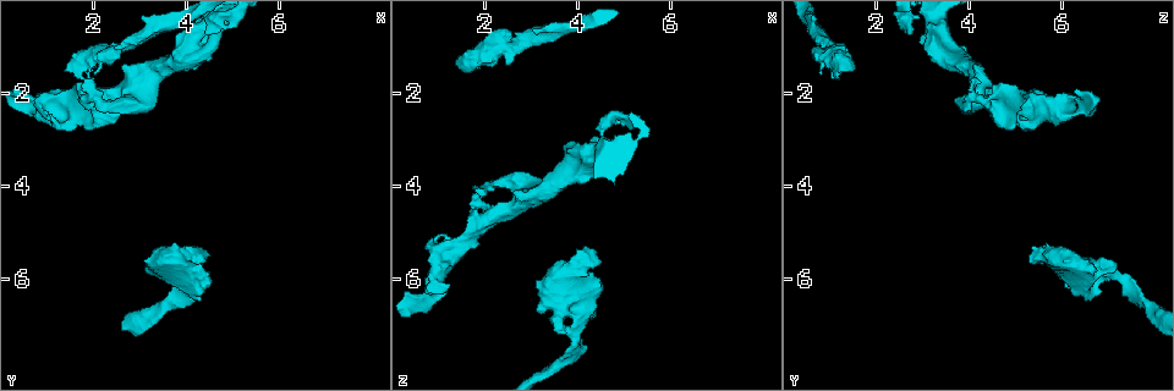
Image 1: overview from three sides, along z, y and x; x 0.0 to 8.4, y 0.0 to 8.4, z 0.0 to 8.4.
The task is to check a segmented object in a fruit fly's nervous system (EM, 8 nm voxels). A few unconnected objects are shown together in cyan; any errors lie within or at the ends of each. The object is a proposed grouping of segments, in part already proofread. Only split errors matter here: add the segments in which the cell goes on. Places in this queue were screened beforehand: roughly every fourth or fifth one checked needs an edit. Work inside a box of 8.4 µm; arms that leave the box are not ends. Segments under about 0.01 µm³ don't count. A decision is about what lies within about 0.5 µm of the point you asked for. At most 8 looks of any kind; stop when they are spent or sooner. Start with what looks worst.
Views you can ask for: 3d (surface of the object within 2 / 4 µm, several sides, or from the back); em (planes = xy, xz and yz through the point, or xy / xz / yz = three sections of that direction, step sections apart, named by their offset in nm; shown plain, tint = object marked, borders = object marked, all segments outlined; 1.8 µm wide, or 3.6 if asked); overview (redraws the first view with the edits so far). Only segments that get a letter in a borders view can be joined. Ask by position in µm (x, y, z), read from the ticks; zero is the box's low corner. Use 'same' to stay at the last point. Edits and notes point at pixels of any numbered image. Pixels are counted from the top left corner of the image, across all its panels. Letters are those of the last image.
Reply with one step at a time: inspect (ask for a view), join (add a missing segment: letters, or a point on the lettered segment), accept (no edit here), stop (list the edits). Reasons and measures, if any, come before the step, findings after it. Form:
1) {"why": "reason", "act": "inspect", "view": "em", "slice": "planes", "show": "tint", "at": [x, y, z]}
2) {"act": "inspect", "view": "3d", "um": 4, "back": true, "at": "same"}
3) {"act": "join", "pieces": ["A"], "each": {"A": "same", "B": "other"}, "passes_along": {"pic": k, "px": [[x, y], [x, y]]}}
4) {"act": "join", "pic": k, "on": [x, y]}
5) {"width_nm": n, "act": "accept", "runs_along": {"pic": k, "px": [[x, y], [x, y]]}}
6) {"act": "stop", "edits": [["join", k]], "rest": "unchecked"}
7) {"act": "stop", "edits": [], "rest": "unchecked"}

{"why": "free end", "act": "inspect", "view": "em", "slice": "planes", "show": "borders", "at": [3.60, 5.75, 7.20]}

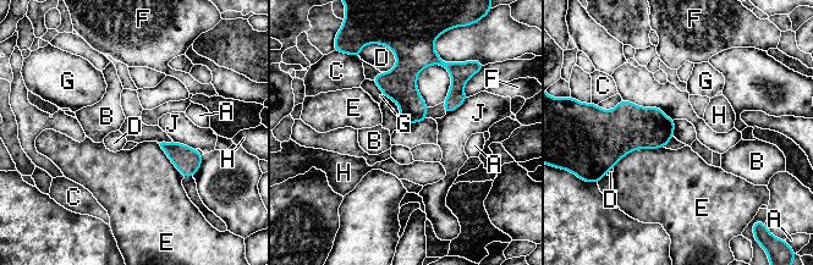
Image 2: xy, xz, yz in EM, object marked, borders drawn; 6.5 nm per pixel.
{"act": "accept", "each": {"A": "other", "B": "other", "C": "other", "D": "other", "E": "other", "F": "other", "G": "other", "H": "other", "J": "other"}, "border": {"pic": 2, "px": [[384, 95], [396, 103], [404, 125]]}, "found": "none of them fits"}

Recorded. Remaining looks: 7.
{"why": "abrupt turn", "act": "inspect", "view": "3d", "um": 2, "at": [4.80, 0.55, 2.60]}

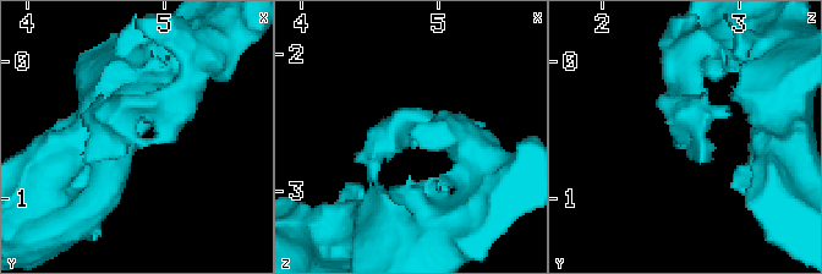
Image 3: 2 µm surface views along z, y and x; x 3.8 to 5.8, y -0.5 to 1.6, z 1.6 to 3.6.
{"act": "inspect", "view": "em", "slice": "planes", "show": "plain", "at": [4.82, 0.54, 2.60]}

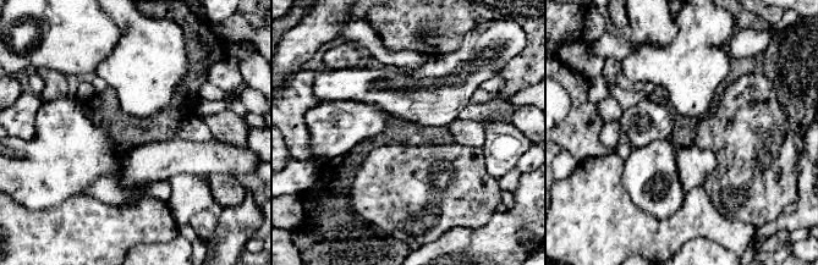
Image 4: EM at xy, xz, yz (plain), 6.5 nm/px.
{"why": "see the neighbours", "act": "inspect", "view": "em", "slice": "planes", "show": "borders", "at": "same"}

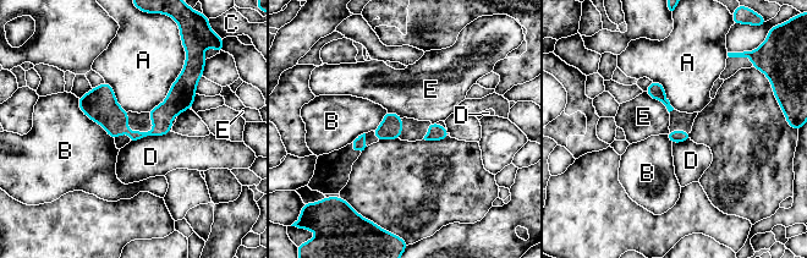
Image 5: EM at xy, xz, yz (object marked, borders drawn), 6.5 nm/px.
{"act": "accept", "each": {"A": "other", "B": "other", "C": "other", "D": "other", "E": "other"}, "border": {"pic": 5, "px": [[643, 92], [658, 99], [669, 111]]}, "found": "none of them fits"}

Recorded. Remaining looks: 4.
{"why": "thick turns thin", "act": "inspect", "view": "em", "slice": "planes", "show": "borders", "at": [4.15, 5.45, 5.60]}

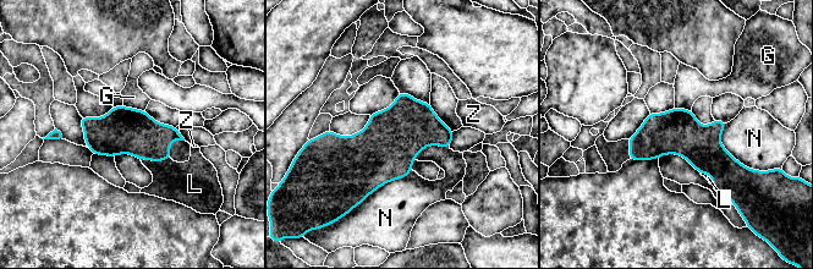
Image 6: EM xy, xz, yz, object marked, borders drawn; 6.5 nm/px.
{"width_nm": 300, "act": "join", "pieces": ["L"], "each": {"G": "other", "L": "same", "N": "other", "Z": "other"}, "passes_along": {"pic": 6, "px": [[135, 132], [155, 162], [187, 182]]}, "found": "the cell continues"}

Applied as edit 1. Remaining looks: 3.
{"act": "stop", "edits": [["join", 6]], "rest": "unchecked"}

